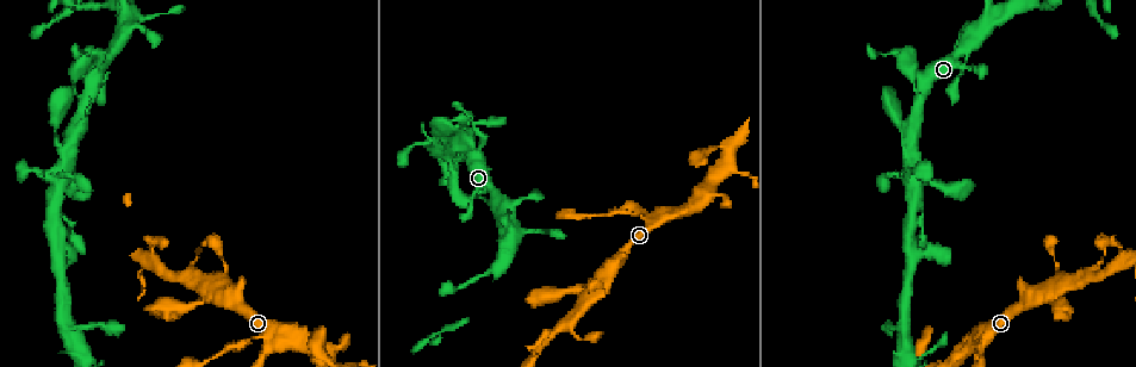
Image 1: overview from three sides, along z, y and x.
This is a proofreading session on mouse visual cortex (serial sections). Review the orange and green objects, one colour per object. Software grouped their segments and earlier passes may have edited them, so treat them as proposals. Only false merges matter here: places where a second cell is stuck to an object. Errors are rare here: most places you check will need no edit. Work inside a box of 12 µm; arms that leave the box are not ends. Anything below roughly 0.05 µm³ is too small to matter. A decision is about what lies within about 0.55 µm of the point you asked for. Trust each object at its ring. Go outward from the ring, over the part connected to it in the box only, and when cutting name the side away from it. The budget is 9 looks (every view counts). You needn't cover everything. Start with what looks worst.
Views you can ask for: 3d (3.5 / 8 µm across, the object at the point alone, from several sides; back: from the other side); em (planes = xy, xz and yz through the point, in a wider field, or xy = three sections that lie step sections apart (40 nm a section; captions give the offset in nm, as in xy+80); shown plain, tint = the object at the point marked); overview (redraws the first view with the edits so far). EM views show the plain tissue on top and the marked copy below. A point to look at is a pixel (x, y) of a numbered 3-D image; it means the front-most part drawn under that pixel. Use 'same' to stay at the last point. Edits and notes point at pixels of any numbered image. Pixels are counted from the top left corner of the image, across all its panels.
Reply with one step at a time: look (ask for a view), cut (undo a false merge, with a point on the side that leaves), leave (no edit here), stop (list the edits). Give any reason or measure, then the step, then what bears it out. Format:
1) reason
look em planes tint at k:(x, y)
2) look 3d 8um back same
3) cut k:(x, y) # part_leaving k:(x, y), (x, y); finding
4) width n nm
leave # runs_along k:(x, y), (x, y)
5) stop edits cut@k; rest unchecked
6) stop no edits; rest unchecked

a narrow waist
look 3d 3.5um at 1:(156, 261)

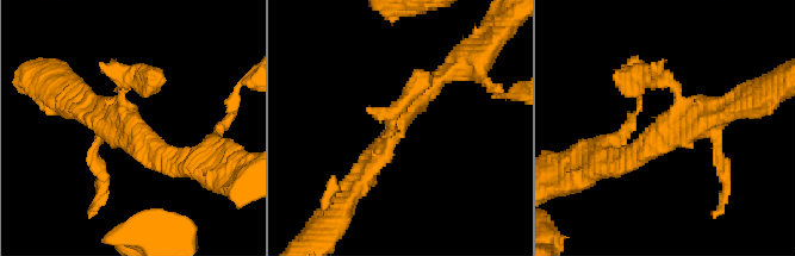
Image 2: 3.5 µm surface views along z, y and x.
look em xy step 2 tint at 2:(671, 127)

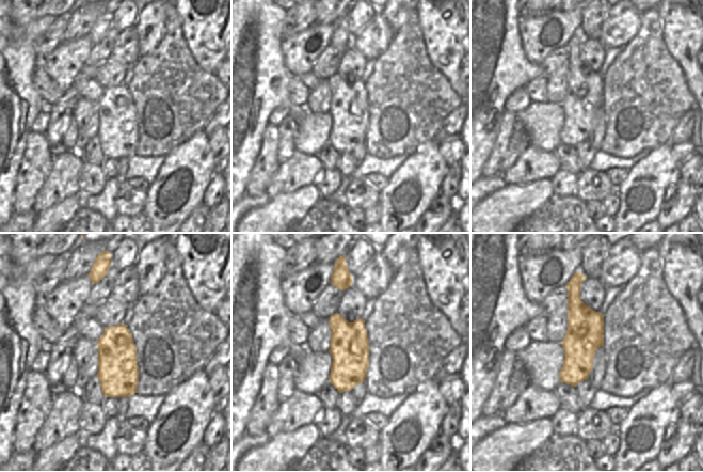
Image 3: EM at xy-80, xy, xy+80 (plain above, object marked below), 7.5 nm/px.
leave # runs_along 3:(571, 285), (577, 311), (574, 382); continuous, no second cell

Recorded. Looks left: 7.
thin neck
look 3d 8um back at 1:(1056, 267)

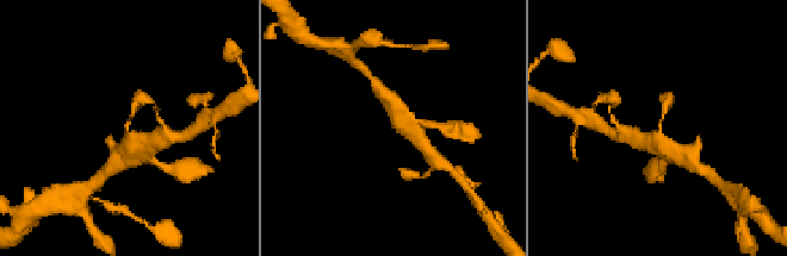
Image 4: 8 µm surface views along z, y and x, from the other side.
look 3d 3.5um at 4:(659, 123)

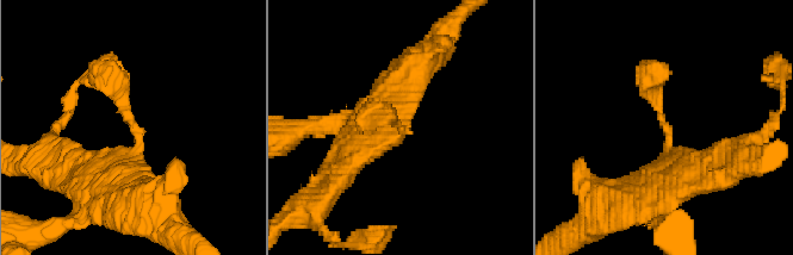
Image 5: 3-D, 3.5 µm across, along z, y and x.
arm_widths 250, 450 nm
look em xy step 1 tint at 5:(670, 133)

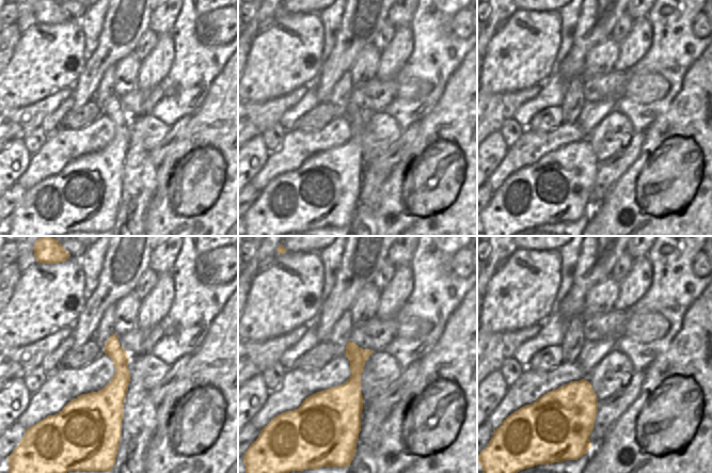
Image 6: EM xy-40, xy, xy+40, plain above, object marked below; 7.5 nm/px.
width 140 nm
leave # runs_along 5:(124, 194), (140, 132), (99, 74); all the same cell

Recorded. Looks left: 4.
sudden change in width
look 3d 3.5um at 1:(911, 168)

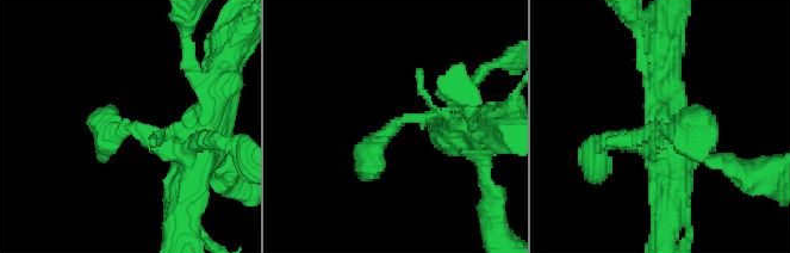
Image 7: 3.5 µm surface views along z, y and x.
need the tissue
look em planes tint at 7:(663, 126)

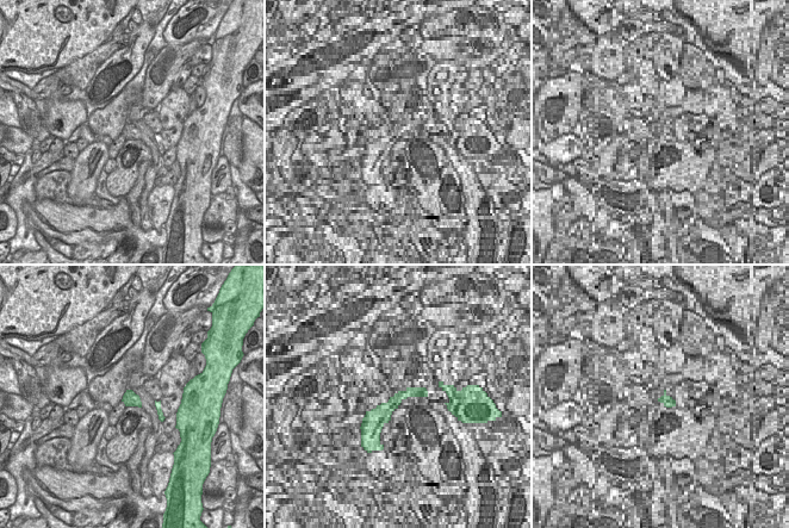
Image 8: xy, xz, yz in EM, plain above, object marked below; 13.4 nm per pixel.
width 200 nm
leave # runs_along 7:(462, 130), (403, 118), (367, 155), (378, 173); all the same cell

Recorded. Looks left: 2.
three-way junction
look 3d 3.5um at 1:(126, 15)

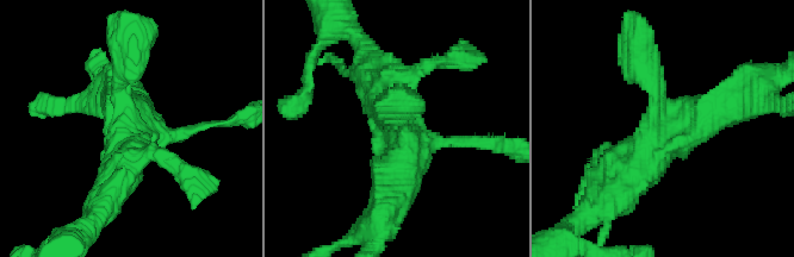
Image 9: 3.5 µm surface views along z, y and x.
look em xy step 1 tint at 9:(132, 127)

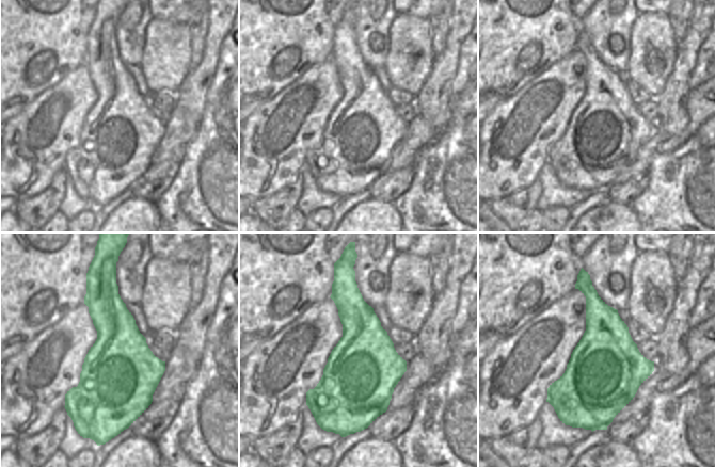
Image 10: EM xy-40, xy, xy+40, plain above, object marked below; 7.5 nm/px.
width 550 nm
leave # runs_along 9:(619, 187), (656, 143), (736, 95); all the same cell

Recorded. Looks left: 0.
stop no edits; rest unchecked

